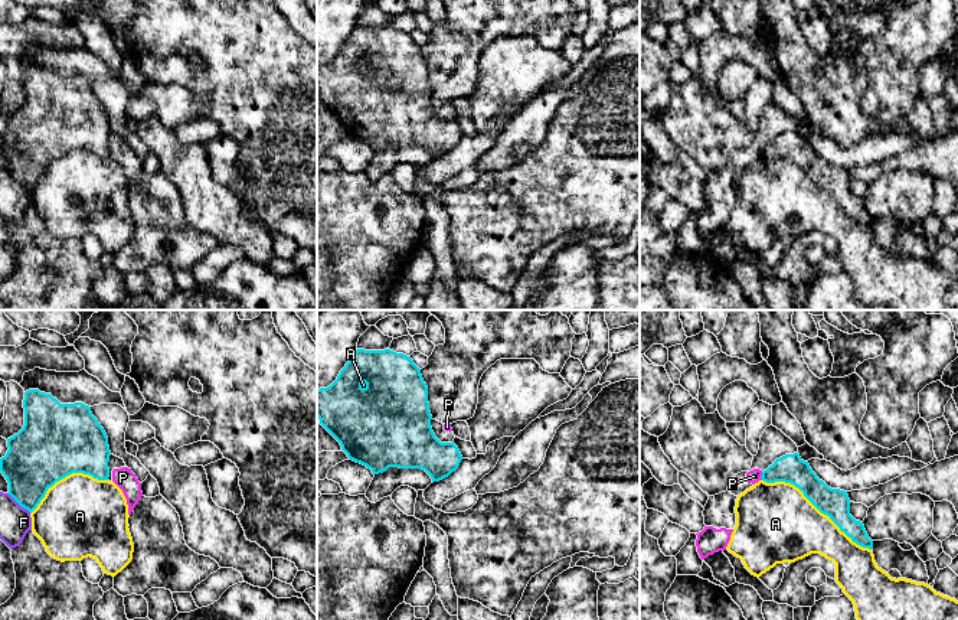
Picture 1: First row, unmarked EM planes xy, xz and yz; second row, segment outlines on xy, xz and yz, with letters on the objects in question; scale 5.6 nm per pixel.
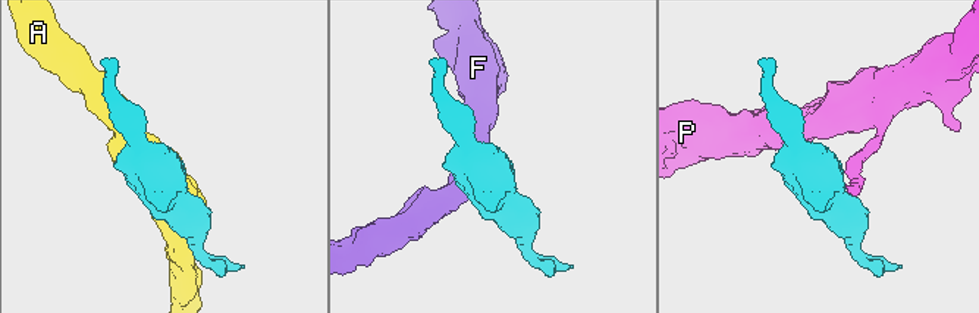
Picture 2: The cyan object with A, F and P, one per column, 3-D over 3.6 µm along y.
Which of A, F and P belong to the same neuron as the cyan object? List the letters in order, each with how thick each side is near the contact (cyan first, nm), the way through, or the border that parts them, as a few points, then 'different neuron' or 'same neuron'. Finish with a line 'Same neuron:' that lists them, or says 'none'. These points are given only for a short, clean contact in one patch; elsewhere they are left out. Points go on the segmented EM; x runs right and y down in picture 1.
A: 160 nm thick on the cyan side, 440 nm on the other; different neuron
F: 320 nm thick on the cyan side, 180 nm on the other; border along xy (7, 493), (30, 512); different neuron
P: 160 nm thick on the cyan side, 80 nm on the other; border along yz (762, 472), (761, 479); different neuron
Same neuron: none

